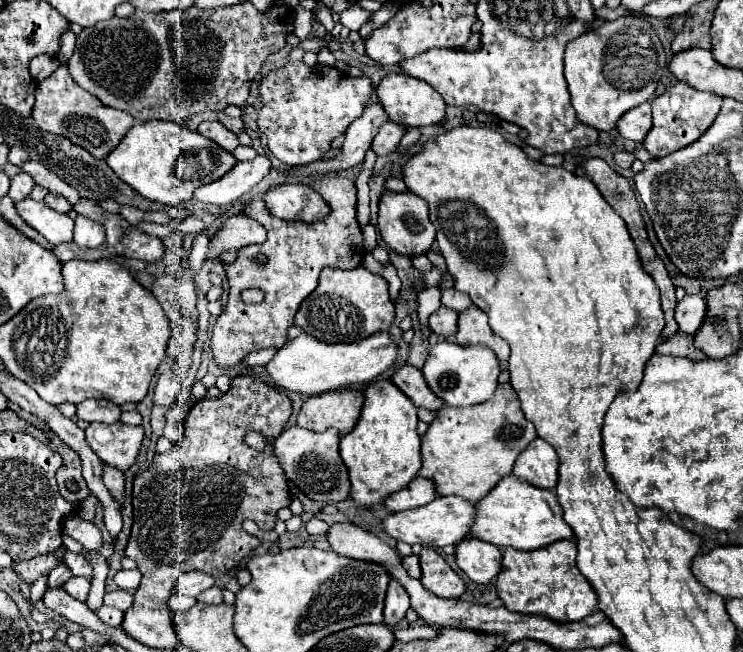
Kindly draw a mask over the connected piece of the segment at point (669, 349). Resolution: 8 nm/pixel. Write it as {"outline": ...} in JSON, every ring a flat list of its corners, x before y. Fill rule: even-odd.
{"outline":[[672,334,666,340,660,340,656,346,658,354,668,354,668,356,684,356,692,360,704,360,706,354,694,346,694,336,692,334]]}

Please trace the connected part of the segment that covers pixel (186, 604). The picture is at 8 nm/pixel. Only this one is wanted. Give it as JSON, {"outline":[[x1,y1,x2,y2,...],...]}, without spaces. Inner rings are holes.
{"outline":[[172,592,170,600,168,600,168,606,170,606,170,610,174,610,174,612,176,612,176,610,190,608,194,602,196,602,194,598,188,598,188,596,182,596,182,594,178,594,178,592]]}

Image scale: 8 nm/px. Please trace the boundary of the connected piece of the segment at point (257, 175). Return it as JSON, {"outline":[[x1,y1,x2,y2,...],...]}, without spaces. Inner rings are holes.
{"outline":[[257,155,250,162,234,164,234,170,230,170,230,174,224,174,224,178,218,178,218,182,200,186,194,192,194,198,210,204,230,204,252,186,256,186,268,172,270,160,266,156]]}

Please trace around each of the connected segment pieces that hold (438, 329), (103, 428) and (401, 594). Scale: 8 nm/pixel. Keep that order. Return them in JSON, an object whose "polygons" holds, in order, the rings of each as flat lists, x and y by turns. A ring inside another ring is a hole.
{"polygons":[[[440,306,436,312,430,314,430,330,438,336,452,338,456,334,456,322,458,322,458,312,446,306]],[[94,422,86,428,86,440,90,448,100,456,104,464,118,468,120,472,126,472,136,462,142,438,142,426,128,426,122,422]],[[396,580,388,582,388,592,386,592,386,606,384,606,384,622,388,626,394,626,404,620,406,610,410,608,408,594,402,586,398,586]]]}

